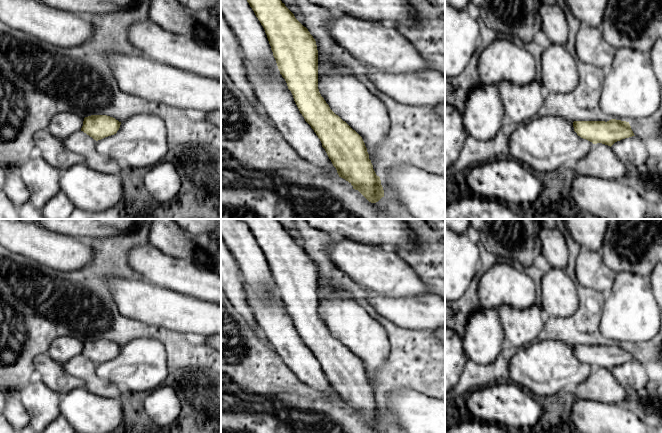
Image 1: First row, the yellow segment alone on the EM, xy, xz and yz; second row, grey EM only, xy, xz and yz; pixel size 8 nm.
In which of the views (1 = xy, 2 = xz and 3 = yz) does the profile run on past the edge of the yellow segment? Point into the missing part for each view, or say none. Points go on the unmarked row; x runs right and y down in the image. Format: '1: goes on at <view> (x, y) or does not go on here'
1: does not go on here
2: does not go on here
3: does not go on here

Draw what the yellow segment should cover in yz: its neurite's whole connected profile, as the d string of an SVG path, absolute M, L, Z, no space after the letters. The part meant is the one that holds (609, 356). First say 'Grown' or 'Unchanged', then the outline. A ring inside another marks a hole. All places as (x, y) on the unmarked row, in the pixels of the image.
Unchanged. M611 343L605 345L574 345L574 355L593 368L612 370L615 366L635 360L629 346Z

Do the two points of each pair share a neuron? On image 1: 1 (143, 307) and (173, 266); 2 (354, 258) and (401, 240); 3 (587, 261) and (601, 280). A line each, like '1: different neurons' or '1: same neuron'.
1: different neurons
2: different neurons
3: same neuron

